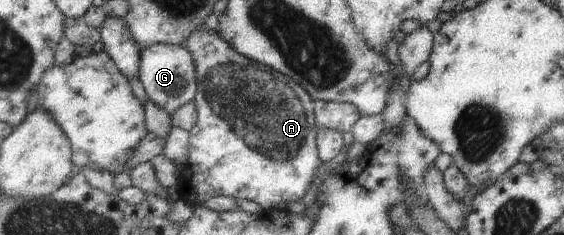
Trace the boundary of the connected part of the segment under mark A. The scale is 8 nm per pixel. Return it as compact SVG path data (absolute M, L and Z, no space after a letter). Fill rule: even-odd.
M207 26L193 30L185 47L193 56L197 72L197 123L190 131L190 152L178 176L181 200L206 205L213 197L247 199L270 210L292 204L307 195L322 163L317 143L316 102L288 75L249 59Z

